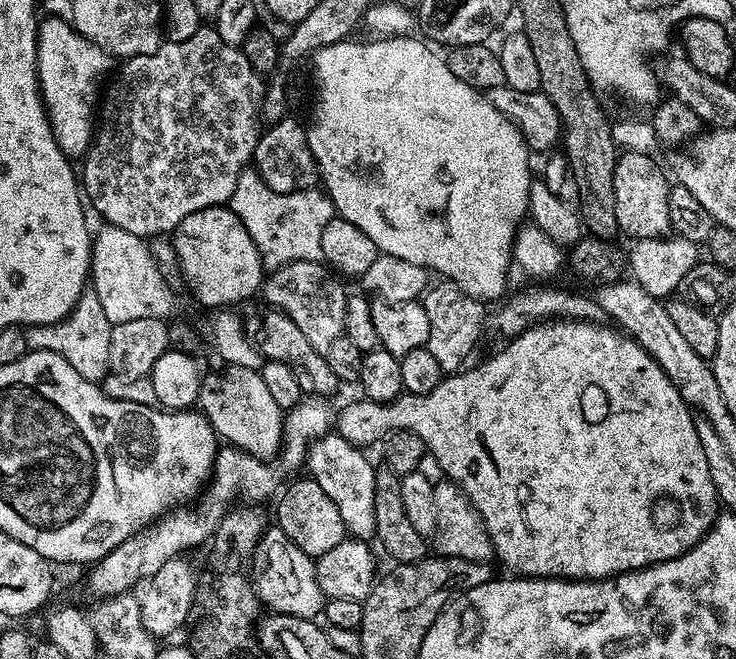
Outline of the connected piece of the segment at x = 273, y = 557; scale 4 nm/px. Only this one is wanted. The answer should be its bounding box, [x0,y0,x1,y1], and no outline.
[254,524,326,620]

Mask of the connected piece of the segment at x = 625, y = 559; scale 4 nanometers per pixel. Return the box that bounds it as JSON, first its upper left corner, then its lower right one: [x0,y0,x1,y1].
[334,320,718,580]

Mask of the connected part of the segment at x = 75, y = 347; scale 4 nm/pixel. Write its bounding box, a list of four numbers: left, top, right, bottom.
[27,290,113,381]

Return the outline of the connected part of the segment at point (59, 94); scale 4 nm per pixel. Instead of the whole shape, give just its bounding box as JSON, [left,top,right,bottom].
[36,16,114,158]

